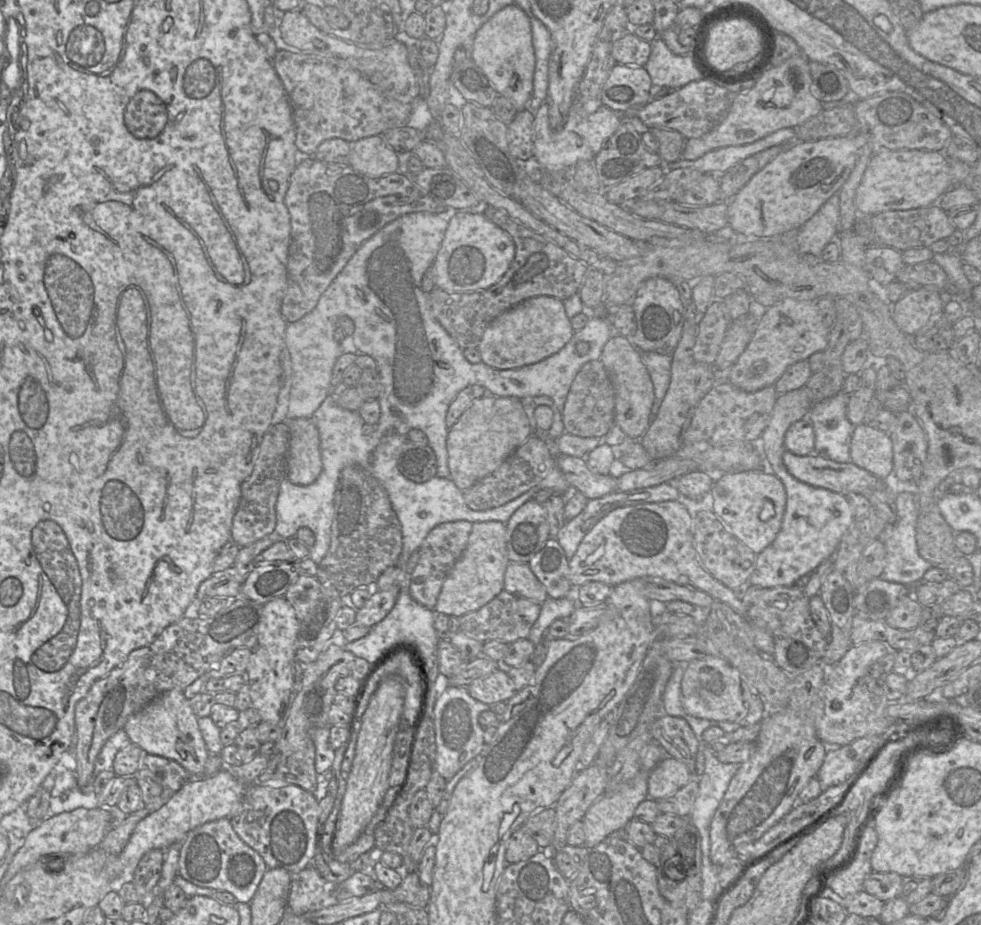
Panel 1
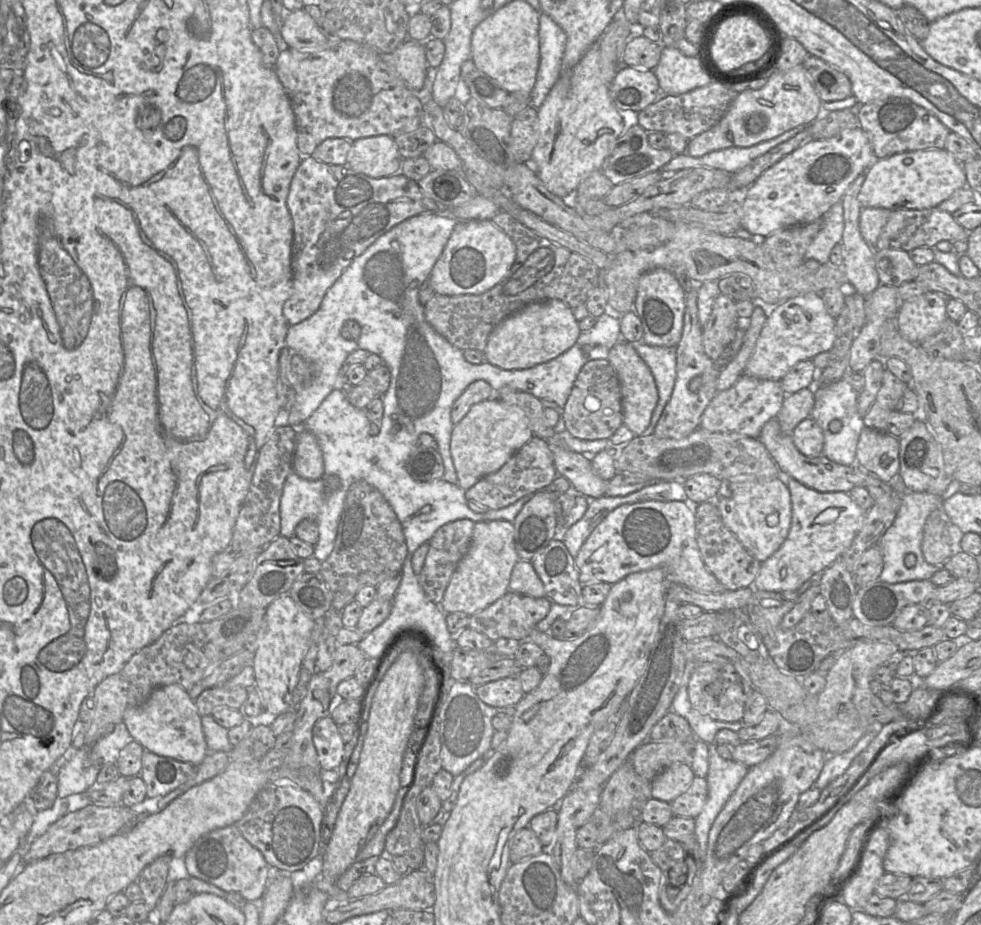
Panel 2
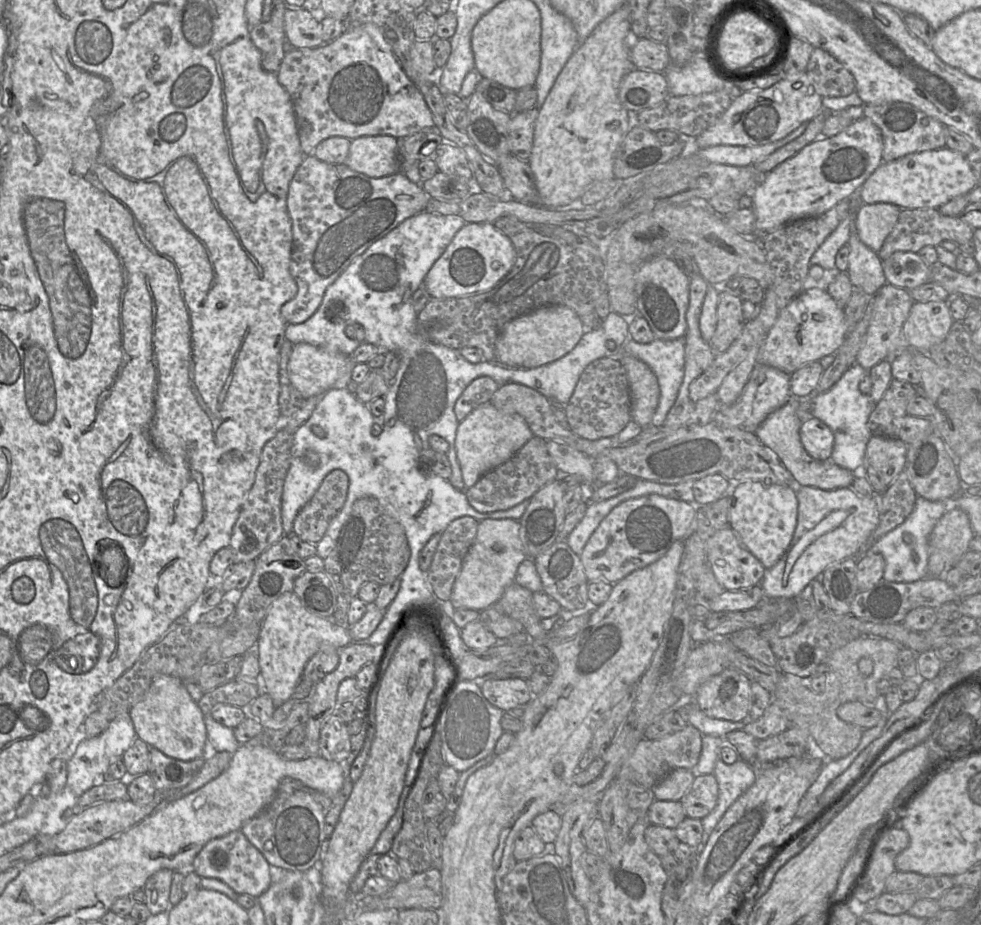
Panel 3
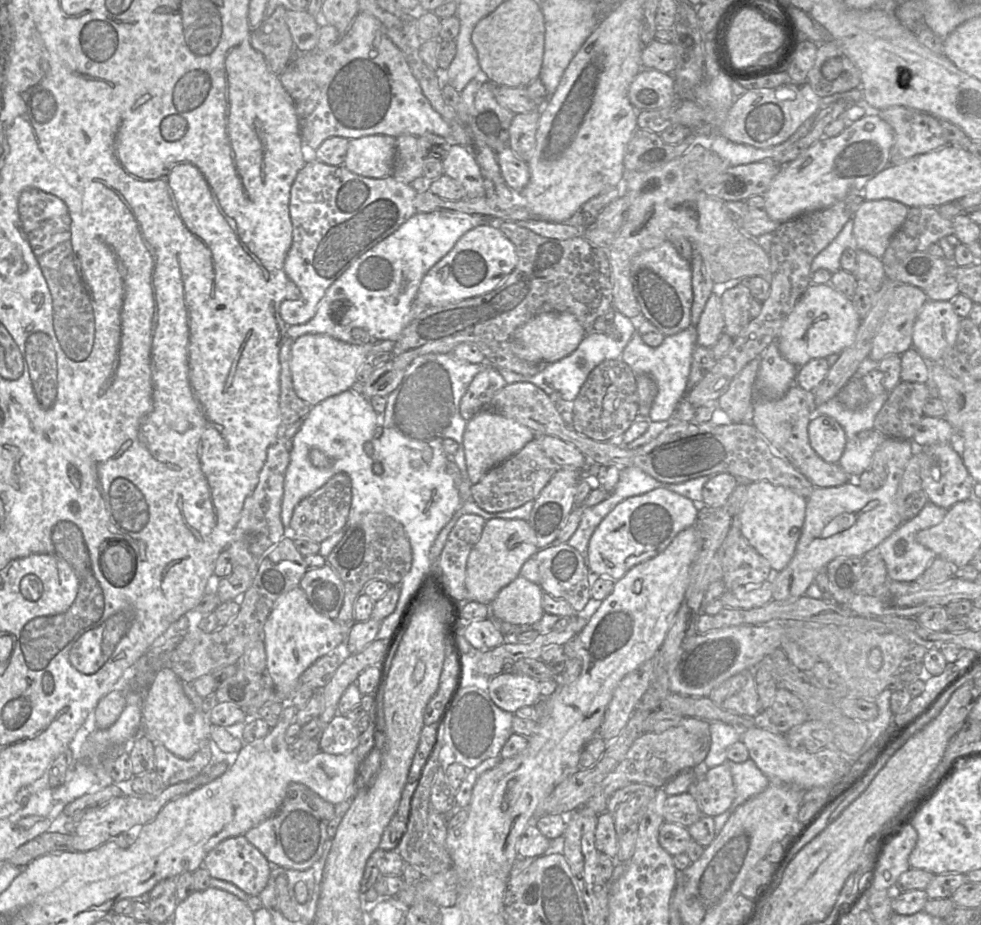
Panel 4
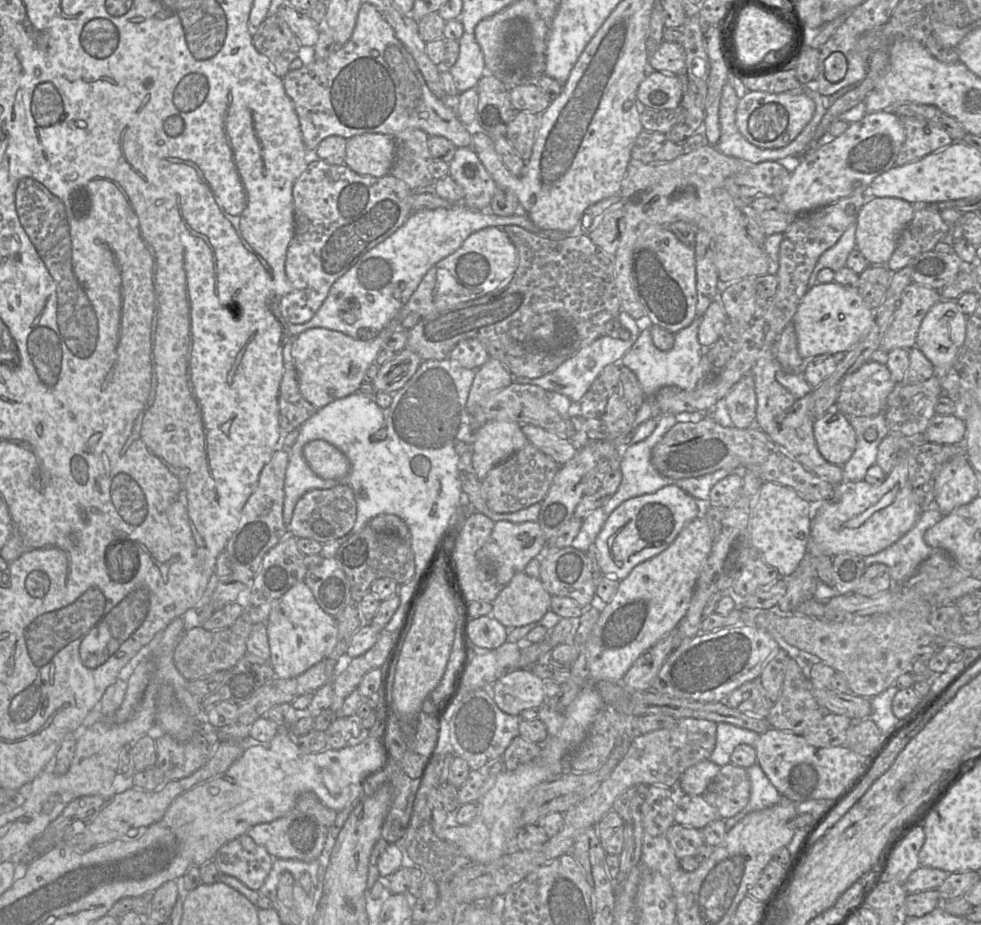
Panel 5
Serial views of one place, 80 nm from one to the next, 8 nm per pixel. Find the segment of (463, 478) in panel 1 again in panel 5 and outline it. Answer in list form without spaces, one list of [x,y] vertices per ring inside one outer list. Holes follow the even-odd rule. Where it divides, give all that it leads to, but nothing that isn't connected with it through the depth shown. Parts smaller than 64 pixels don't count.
[[[487,421],[476,432],[472,465],[477,477],[483,480],[490,470],[521,450],[527,437],[521,425],[514,421]]]

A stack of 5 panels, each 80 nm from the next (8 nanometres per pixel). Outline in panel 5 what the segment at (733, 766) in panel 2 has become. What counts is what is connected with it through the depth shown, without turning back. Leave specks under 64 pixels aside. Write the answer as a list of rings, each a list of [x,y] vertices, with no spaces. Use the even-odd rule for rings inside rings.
[[[757,763],[749,766],[746,770],[751,784],[750,798],[743,810],[731,818],[723,819],[727,830],[732,828],[748,813],[772,807],[782,798],[782,795]]]

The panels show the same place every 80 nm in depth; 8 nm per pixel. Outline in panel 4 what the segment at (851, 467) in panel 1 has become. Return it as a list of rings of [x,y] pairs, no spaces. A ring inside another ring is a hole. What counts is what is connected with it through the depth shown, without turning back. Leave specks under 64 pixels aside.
[[[794,383],[785,396],[778,400],[764,399],[762,397],[758,397],[756,394],[756,398],[753,402],[751,423],[768,440],[768,442],[782,454],[784,457],[783,459],[788,461],[799,472],[801,472],[813,486],[836,487],[843,485],[850,481],[850,476],[838,465],[838,463],[828,463],[824,461],[810,445],[808,425],[814,416],[814,406],[813,392],[808,392]]]

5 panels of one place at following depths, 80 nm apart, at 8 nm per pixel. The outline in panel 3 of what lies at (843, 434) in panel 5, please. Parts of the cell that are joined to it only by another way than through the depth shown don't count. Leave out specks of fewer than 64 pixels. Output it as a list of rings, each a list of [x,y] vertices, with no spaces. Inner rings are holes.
[[[813,416],[806,417],[799,433],[801,443],[810,456],[818,460],[831,457],[834,432],[824,422]]]

